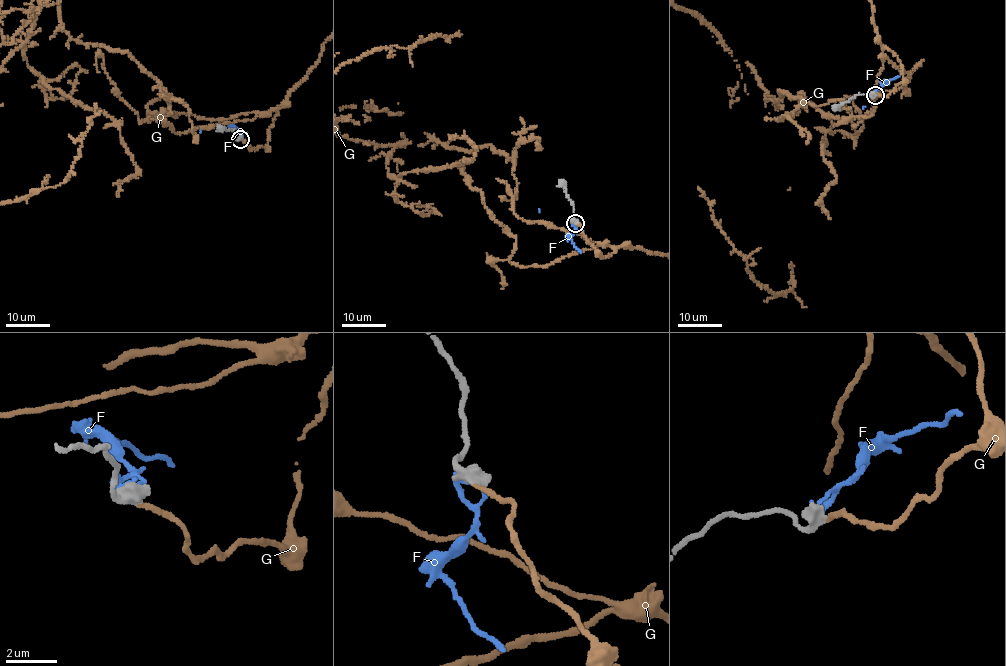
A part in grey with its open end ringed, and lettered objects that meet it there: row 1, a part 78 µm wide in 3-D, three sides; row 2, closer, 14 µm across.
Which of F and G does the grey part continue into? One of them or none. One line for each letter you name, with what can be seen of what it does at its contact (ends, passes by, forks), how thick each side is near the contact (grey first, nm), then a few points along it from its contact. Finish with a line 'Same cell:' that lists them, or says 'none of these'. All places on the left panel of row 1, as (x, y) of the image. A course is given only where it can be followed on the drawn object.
G: it ends; calibres 600 and 190 nm
Same cell: G

